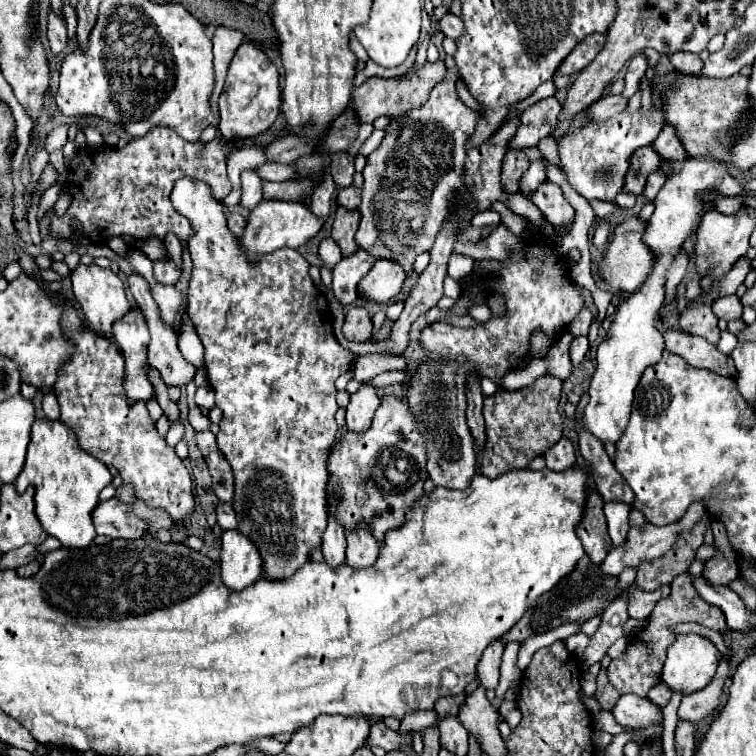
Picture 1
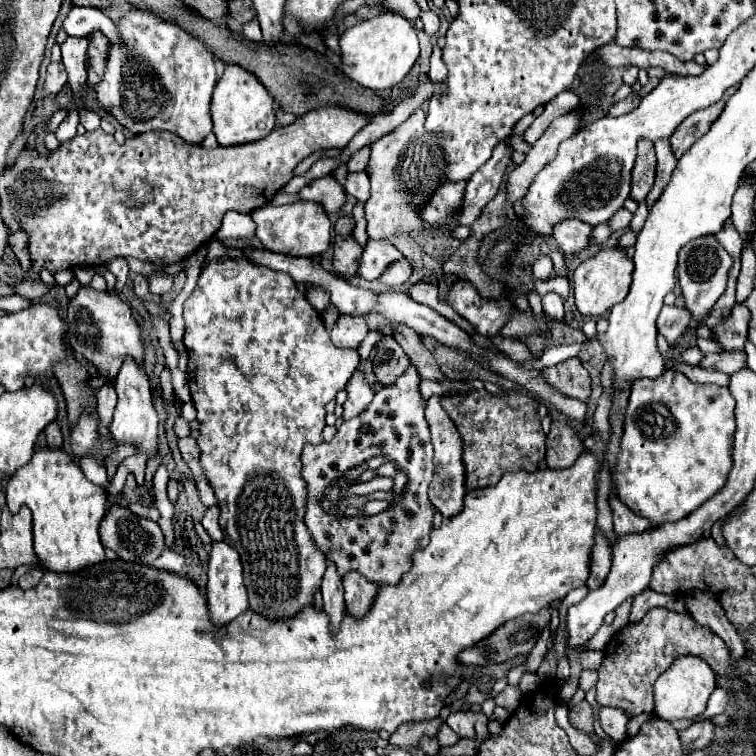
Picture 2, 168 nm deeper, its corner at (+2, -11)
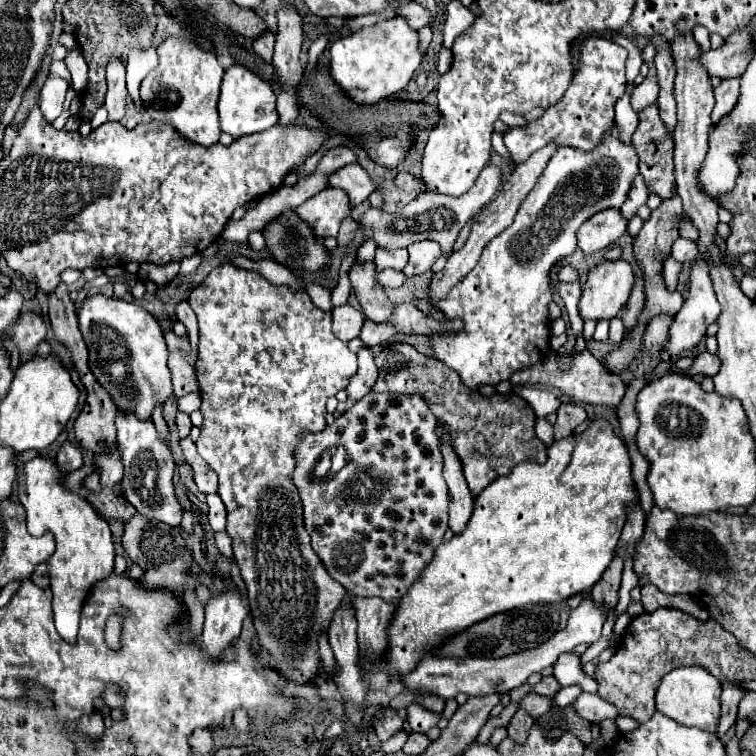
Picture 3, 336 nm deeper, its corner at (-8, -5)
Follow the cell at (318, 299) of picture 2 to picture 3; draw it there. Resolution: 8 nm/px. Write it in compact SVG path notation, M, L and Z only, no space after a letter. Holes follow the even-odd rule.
M355 260L353 266L349 268L349 280L353 292L357 294L357 300L363 306L365 318L373 322L387 322L395 312L395 304L383 292L383 286L379 286L375 274L377 270L373 262Z

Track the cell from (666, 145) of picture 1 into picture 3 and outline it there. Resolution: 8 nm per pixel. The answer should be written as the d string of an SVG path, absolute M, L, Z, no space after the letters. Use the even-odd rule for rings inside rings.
M727 78L715 88L715 108L713 108L713 124L717 124L727 112L733 110L739 96L739 78Z

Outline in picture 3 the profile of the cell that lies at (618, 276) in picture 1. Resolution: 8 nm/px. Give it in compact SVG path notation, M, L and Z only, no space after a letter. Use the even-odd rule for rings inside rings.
M603 260L601 264L593 266L587 274L587 284L583 288L583 296L579 300L579 314L581 318L589 318L593 322L611 320L619 314L619 310L627 304L629 294L633 288L633 268L627 260Z

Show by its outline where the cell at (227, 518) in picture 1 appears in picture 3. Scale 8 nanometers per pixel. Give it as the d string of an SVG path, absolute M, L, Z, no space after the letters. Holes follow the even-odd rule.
M209 494L207 496L207 506L209 506L209 524L215 532L225 530L225 506L219 498L219 494Z

